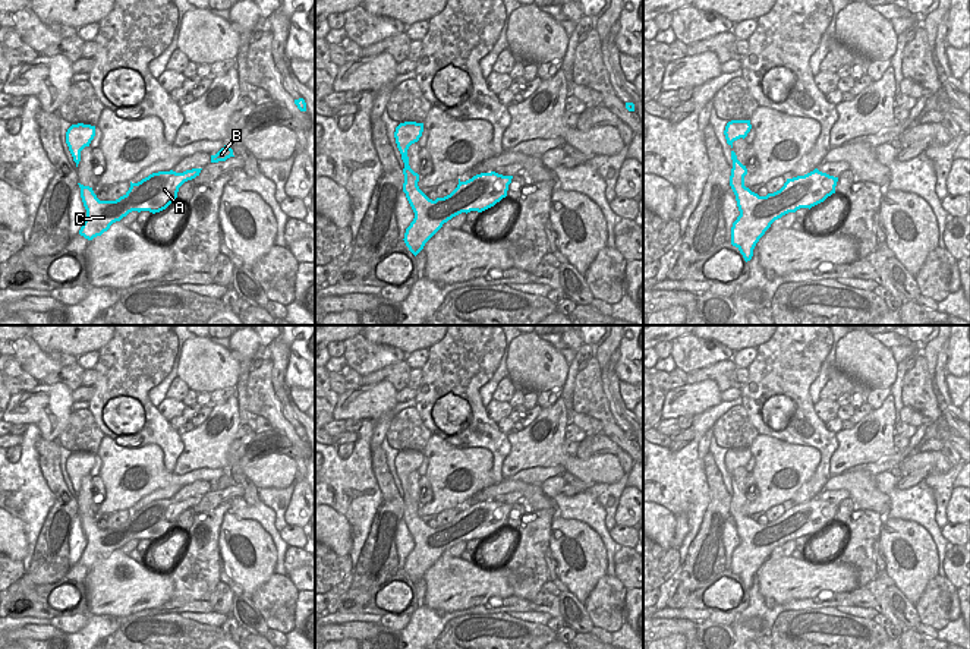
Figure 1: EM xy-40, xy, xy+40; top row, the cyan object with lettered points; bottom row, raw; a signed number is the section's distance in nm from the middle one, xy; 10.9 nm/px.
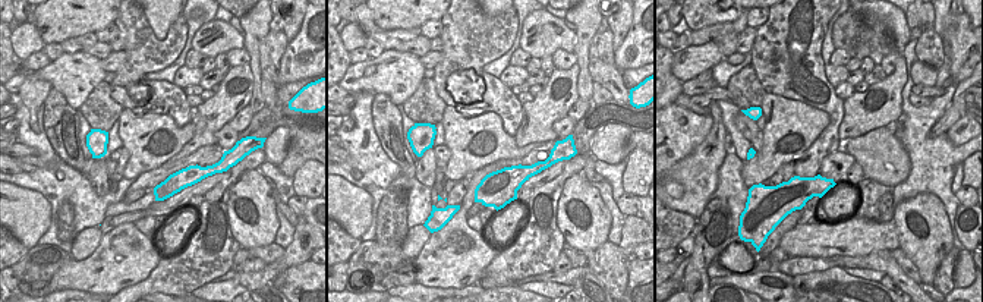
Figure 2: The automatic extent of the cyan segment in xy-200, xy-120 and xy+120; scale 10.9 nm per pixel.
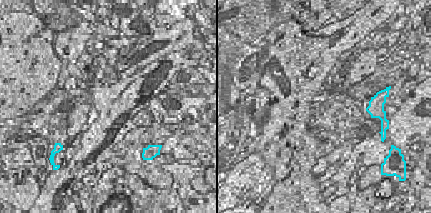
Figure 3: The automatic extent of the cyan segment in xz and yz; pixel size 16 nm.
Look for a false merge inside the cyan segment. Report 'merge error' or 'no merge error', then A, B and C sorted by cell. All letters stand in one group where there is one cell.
no merge error | A B C

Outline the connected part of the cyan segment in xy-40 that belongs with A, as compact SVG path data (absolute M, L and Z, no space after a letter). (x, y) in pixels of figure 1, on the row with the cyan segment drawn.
M192 168L183 173L173 170L152 173L138 183L130 182L129 190L116 201L100 201L92 188L78 183L86 209L86 218L79 234L92 240L132 211L149 211L155 214L166 209L176 201L179 188L185 182L199 176L201 170L202 168Z

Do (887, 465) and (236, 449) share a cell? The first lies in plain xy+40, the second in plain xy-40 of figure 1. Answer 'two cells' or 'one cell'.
one cell

